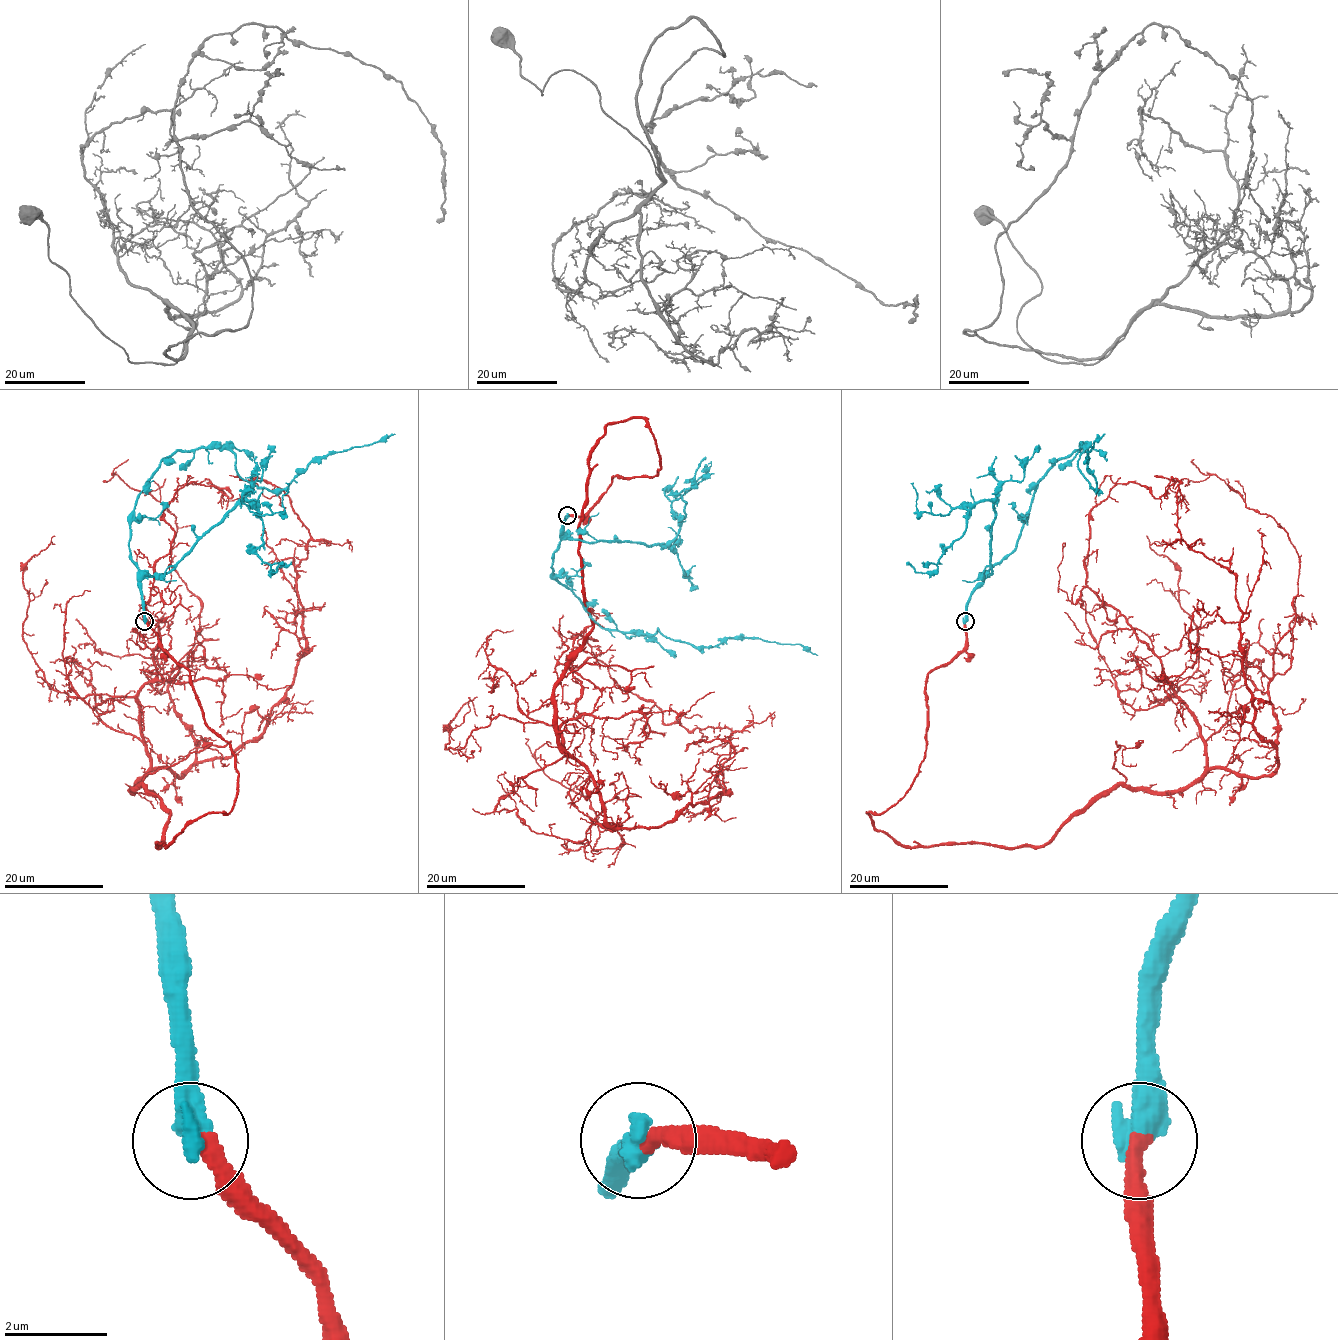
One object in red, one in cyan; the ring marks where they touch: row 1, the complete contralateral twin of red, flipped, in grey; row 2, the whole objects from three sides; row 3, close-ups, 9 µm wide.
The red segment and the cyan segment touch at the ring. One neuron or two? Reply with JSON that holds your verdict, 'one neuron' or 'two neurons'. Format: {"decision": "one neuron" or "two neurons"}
{"decision": "one neuron"}

